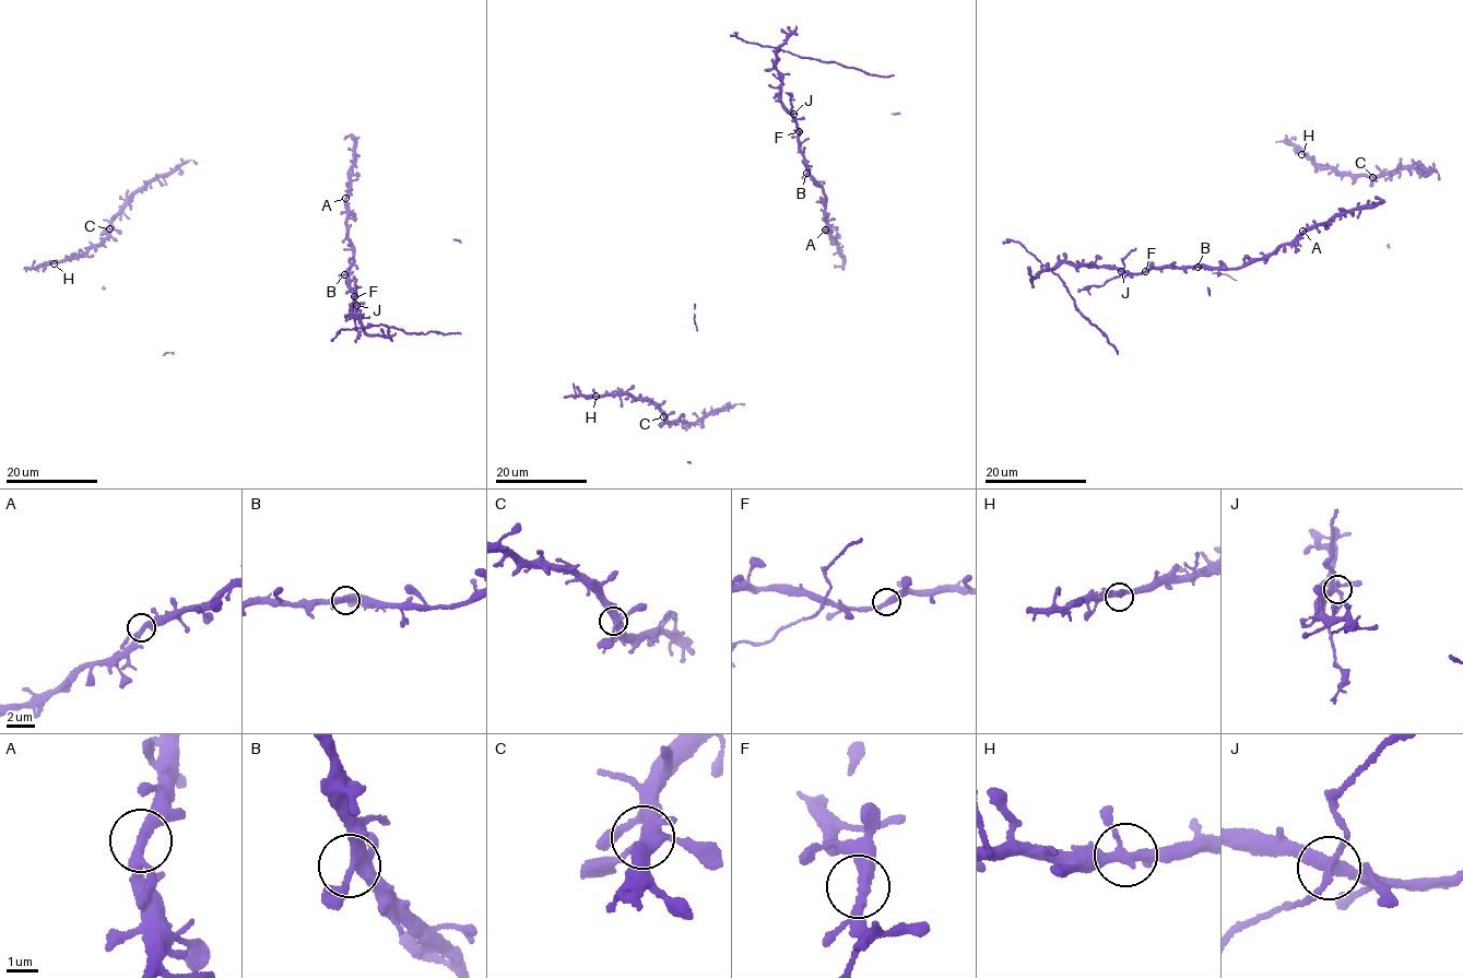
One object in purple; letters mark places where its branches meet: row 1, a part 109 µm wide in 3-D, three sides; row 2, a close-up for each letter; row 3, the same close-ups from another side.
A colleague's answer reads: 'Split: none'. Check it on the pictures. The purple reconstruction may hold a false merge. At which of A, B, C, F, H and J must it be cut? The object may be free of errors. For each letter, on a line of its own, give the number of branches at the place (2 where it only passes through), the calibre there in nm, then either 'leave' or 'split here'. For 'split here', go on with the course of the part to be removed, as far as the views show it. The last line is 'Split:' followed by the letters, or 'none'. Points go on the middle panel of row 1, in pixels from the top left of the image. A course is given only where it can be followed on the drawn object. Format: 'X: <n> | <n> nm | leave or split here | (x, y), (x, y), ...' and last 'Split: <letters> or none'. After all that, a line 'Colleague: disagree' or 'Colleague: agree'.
A: 3 | 280 nm | leave
B: 4 | 360 nm | leave
C: 4 | 380 nm | leave
F: 3 | 280 nm | leave
H: 4 | 300 nm | leave
J: 4 | 320 nm | split here | (793, 113), (787, 92)
Split: J
Colleague: disagree

